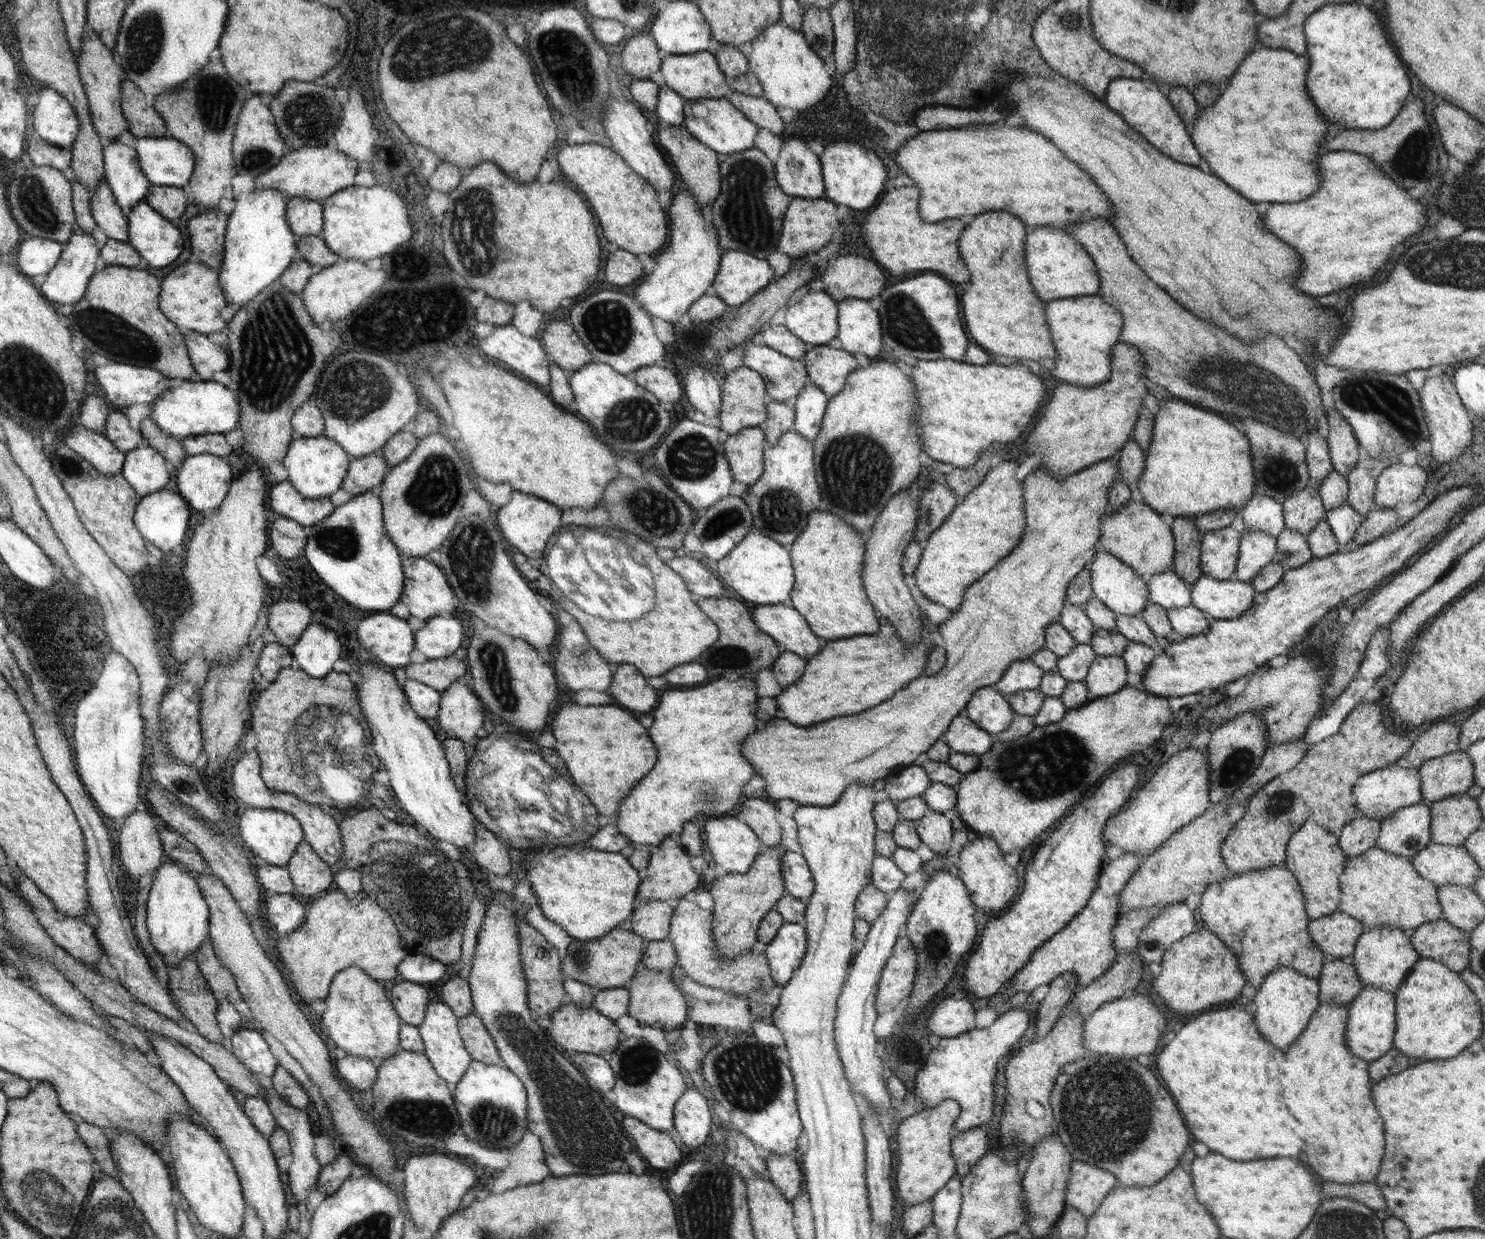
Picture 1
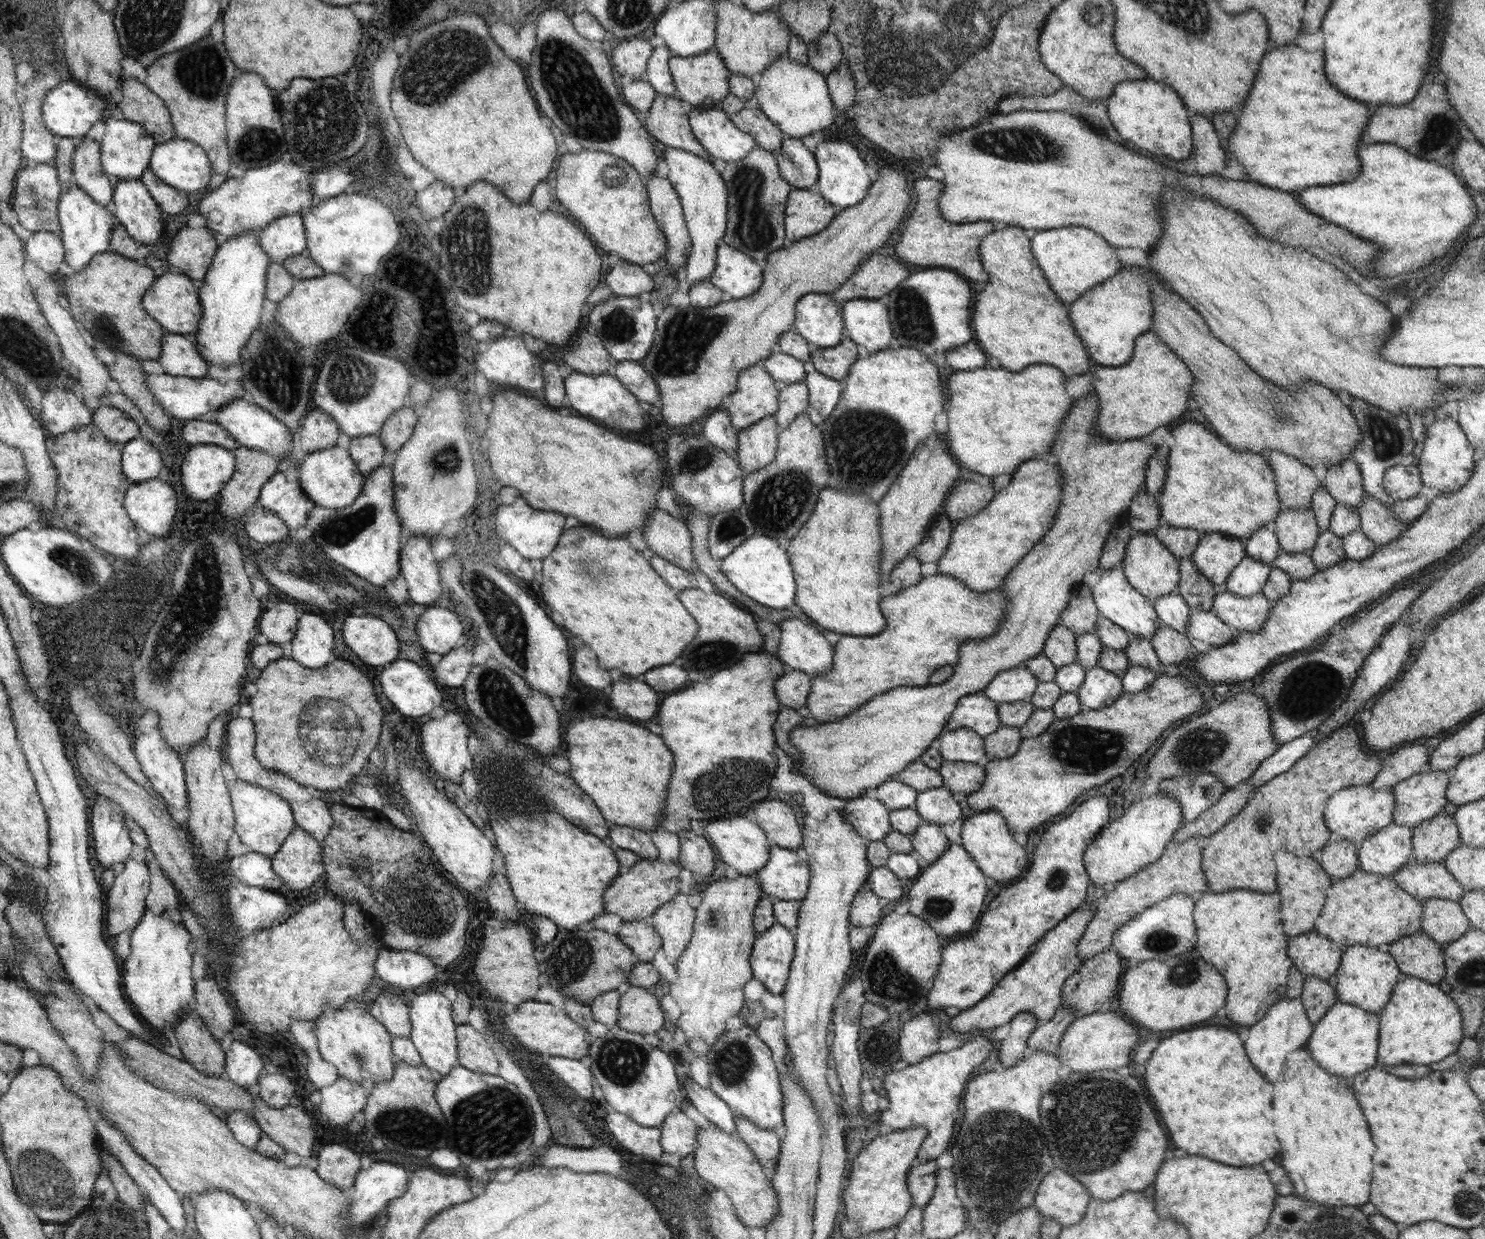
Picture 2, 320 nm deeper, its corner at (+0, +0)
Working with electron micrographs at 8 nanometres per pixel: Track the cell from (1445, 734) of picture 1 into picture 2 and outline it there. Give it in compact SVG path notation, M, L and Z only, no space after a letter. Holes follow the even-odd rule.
M1423 741L1399 746L1390 758L1382 760L1380 772L1371 782L1376 789L1394 786L1415 774L1430 771L1428 749Z

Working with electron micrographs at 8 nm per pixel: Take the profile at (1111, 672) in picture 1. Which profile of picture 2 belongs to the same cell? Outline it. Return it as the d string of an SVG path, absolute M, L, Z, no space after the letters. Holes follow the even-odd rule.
M1098 665L1085 672L1084 682L1077 690L1081 710L1100 710L1110 706L1124 692L1118 674Z

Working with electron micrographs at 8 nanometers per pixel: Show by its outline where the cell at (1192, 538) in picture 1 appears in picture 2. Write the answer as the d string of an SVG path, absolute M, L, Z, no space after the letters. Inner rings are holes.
M1190 558L1179 559L1179 576L1176 592L1186 604L1193 609L1210 611L1219 589L1197 570Z

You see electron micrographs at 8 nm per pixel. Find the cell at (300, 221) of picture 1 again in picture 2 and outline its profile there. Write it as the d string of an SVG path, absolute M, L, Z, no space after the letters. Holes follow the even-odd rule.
M301 213L276 218L258 232L259 245L271 256L271 262L282 262L293 255L300 255L307 248L307 233Z

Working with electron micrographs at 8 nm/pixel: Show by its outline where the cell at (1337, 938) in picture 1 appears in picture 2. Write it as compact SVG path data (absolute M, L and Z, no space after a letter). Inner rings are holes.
M1316 930L1288 940L1288 957L1305 978L1333 980L1342 956L1343 948L1318 935Z

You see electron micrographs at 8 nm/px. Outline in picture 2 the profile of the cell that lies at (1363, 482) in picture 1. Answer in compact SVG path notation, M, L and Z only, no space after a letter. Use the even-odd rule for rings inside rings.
M1367 494L1357 512L1361 523L1359 530L1377 545L1396 540L1409 525L1400 522L1391 509Z

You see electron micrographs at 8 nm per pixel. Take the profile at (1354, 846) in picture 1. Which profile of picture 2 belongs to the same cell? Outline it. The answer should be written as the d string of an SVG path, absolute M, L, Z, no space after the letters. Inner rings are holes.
M1343 838L1331 840L1317 854L1321 867L1330 875L1333 881L1348 878L1359 868L1358 846Z

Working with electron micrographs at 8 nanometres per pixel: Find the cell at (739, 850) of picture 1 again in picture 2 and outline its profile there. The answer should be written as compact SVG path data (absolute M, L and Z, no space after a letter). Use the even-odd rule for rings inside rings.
M738 815L734 818L728 818L728 820L715 820L710 822L705 829L711 845L718 850L720 858L727 865L736 868L741 875L756 874L770 860L770 848L774 842L767 837L763 827L750 821L747 817L742 818L742 815Z

